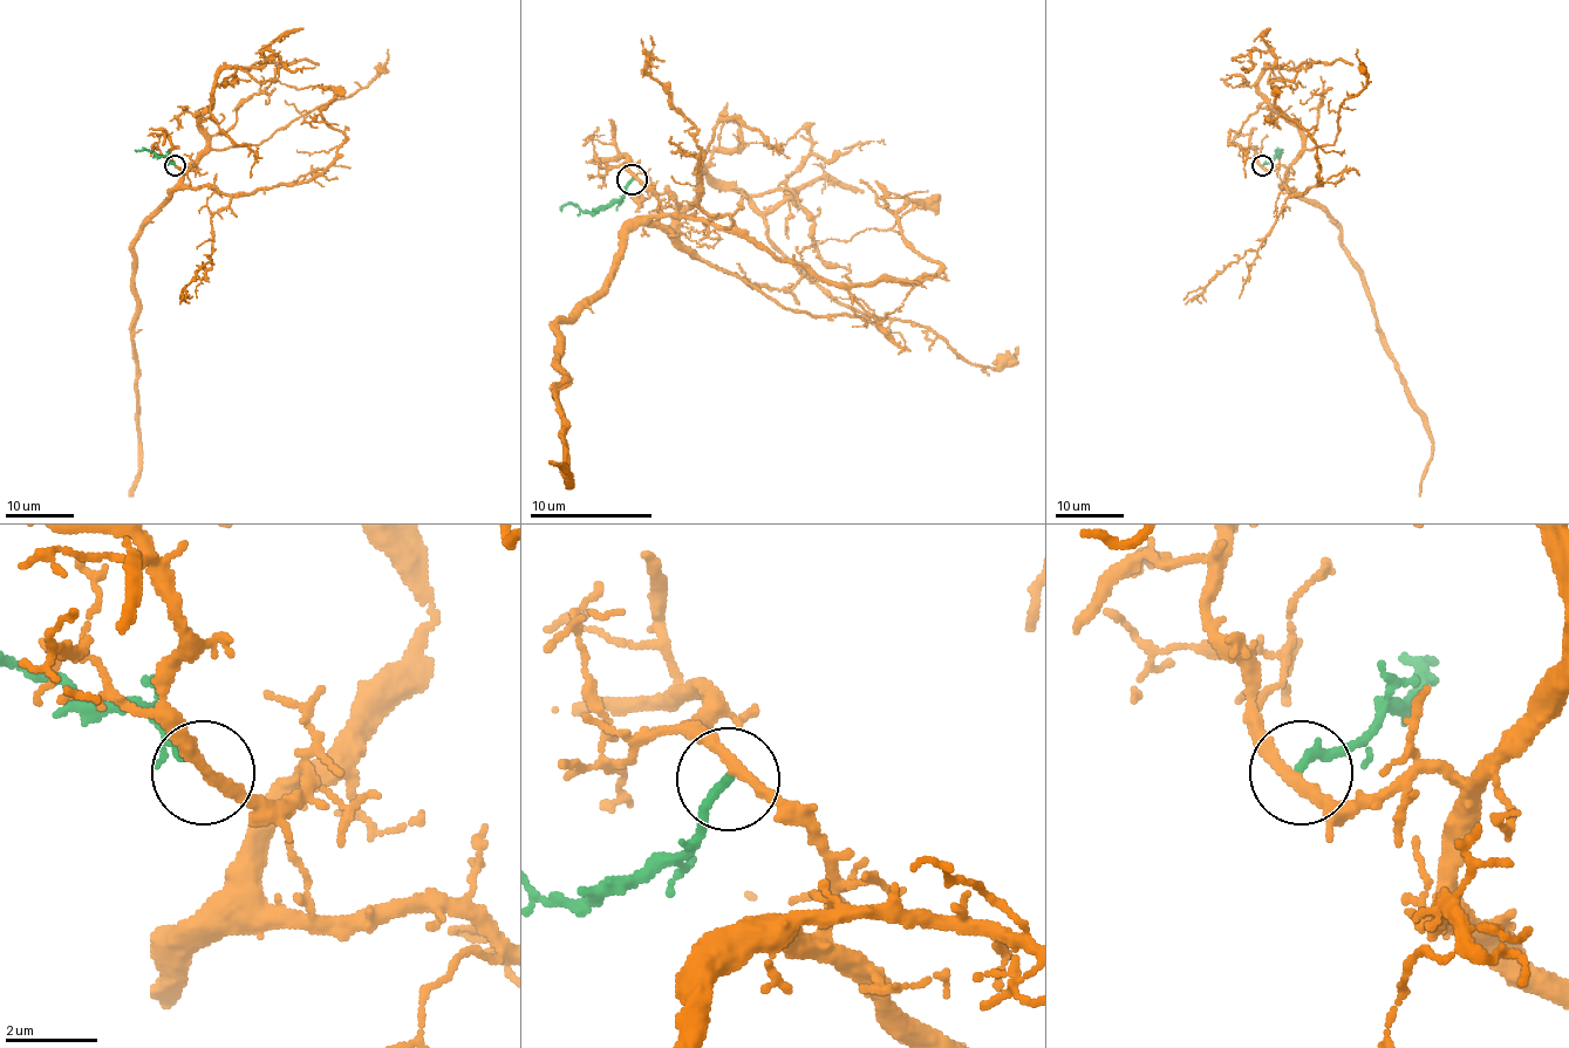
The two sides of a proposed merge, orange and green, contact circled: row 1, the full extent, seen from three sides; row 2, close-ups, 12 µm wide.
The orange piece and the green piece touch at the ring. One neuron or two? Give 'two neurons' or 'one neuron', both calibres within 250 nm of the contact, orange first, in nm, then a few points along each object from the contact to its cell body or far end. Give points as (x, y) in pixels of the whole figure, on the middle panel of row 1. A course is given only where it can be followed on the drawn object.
one neuron; calibres 240 and 220 nm; course orange (634, 178), (659, 216), (628, 233), (613, 280), (558, 322), (567, 485), (548, 460); course green (630, 178), (615, 203), (598, 206), (591, 212), (567, 203), (560, 212)

